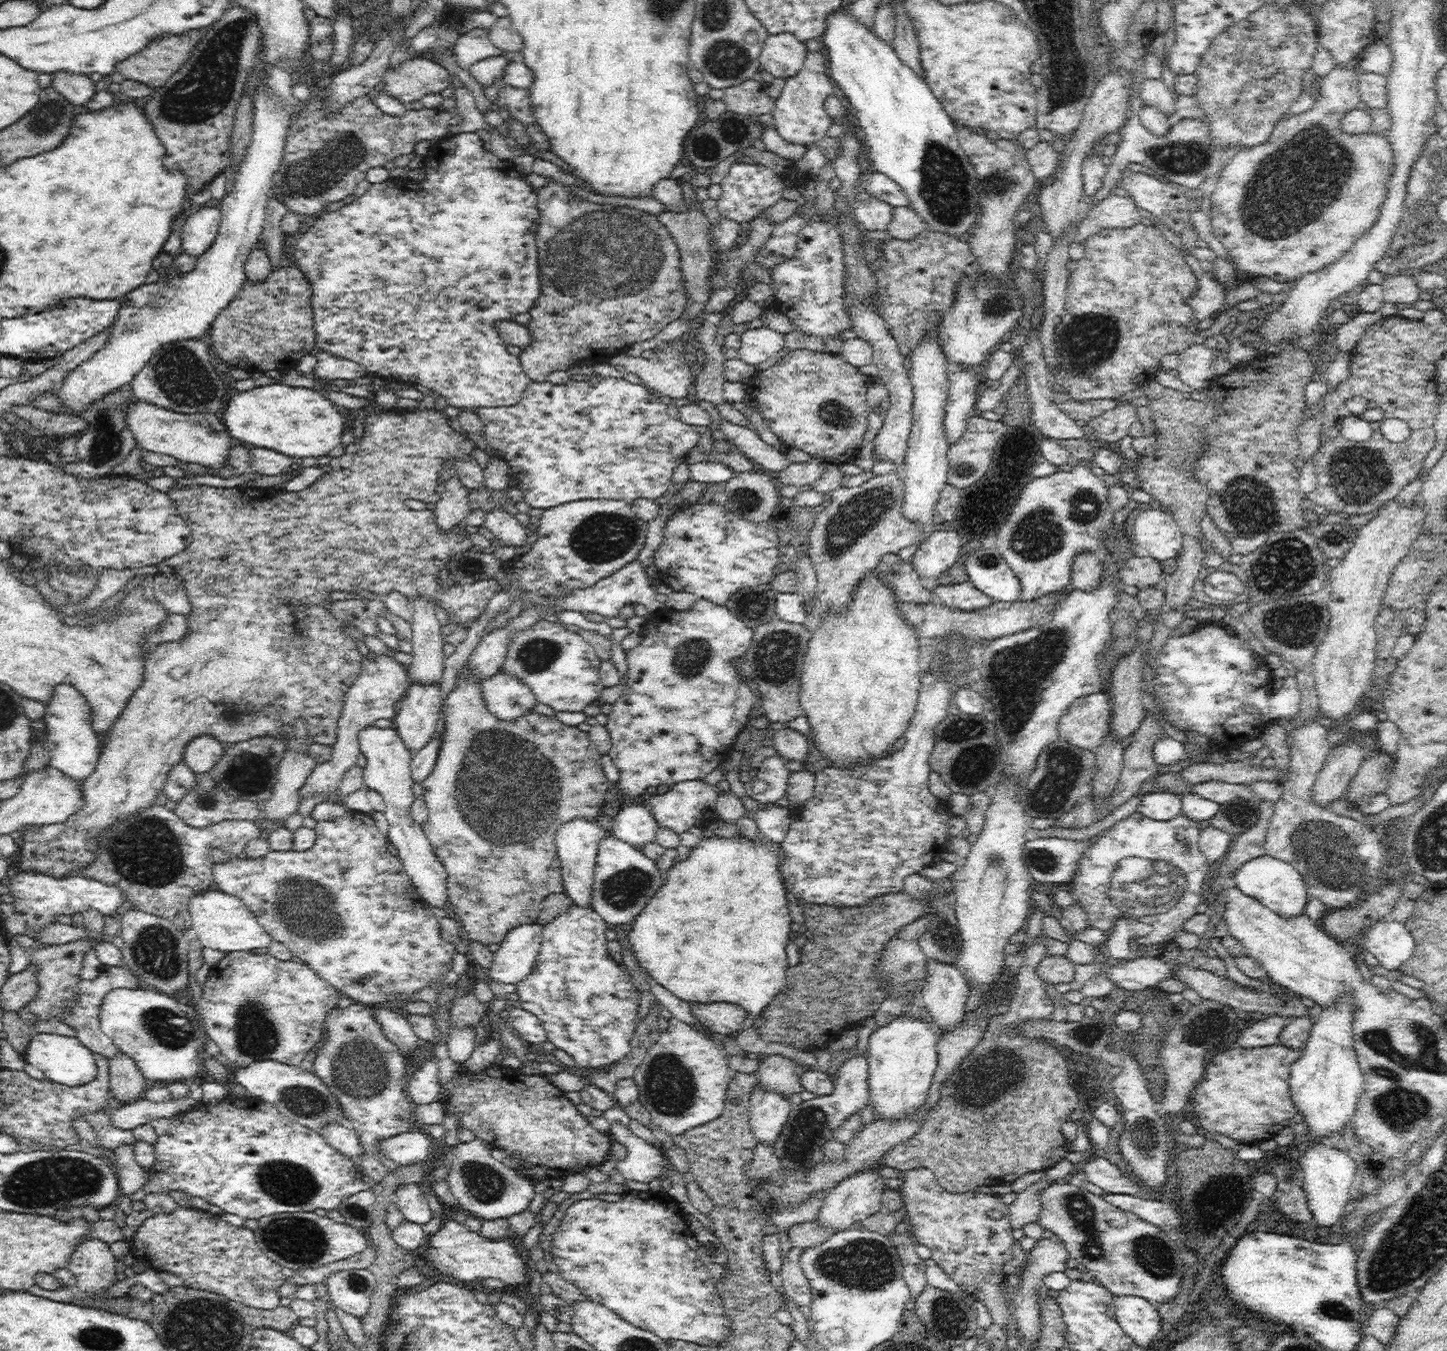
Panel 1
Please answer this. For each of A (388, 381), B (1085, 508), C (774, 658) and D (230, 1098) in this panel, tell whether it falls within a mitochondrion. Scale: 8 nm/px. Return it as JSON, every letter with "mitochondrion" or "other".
{"A":"other","B":"mitochondrion","C":"mitochondrion","D":"other"}

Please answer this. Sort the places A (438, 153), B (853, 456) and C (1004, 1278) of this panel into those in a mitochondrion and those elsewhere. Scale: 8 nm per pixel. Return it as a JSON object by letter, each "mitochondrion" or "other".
{"A":"other","B":"other","C":"other"}

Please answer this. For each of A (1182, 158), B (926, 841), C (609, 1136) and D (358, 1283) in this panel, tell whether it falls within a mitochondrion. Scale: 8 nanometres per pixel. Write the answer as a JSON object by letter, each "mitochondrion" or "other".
{"A":"mitochondrion","B":"other","C":"other","D":"mitochondrion"}

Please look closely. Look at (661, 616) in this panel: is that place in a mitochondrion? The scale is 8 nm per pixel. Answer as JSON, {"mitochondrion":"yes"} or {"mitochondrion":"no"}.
{"mitochondrion":"no"}

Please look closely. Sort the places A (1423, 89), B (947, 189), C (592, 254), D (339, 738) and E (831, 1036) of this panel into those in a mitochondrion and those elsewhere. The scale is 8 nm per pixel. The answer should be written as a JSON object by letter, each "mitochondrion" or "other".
{"A":"other","B":"mitochondrion","C":"mitochondrion","D":"other","E":"other"}

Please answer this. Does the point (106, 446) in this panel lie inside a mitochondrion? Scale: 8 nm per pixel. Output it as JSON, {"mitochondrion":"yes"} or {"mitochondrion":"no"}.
{"mitochondrion":"yes"}

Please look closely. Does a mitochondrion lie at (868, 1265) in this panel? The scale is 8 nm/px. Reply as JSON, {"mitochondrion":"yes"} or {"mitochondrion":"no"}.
{"mitochondrion":"yes"}

